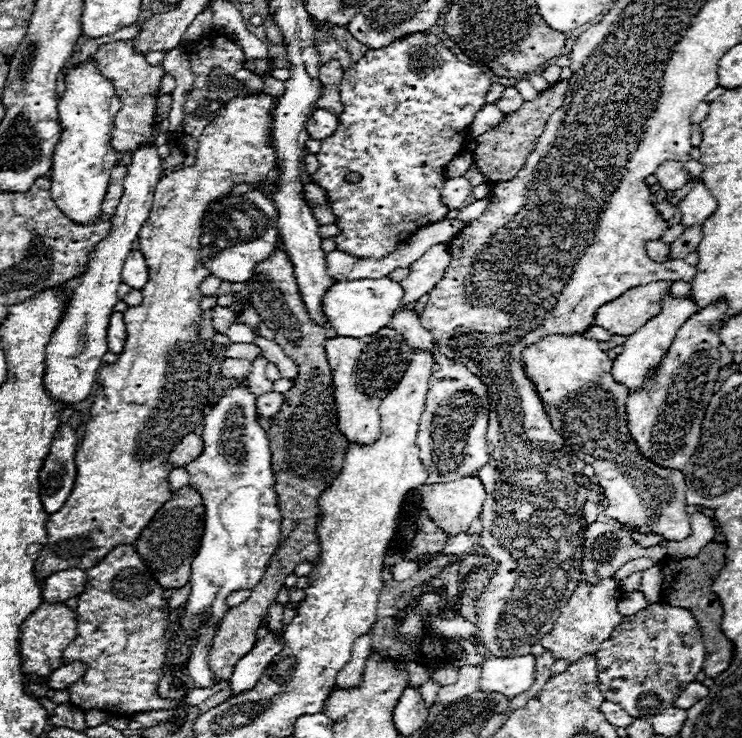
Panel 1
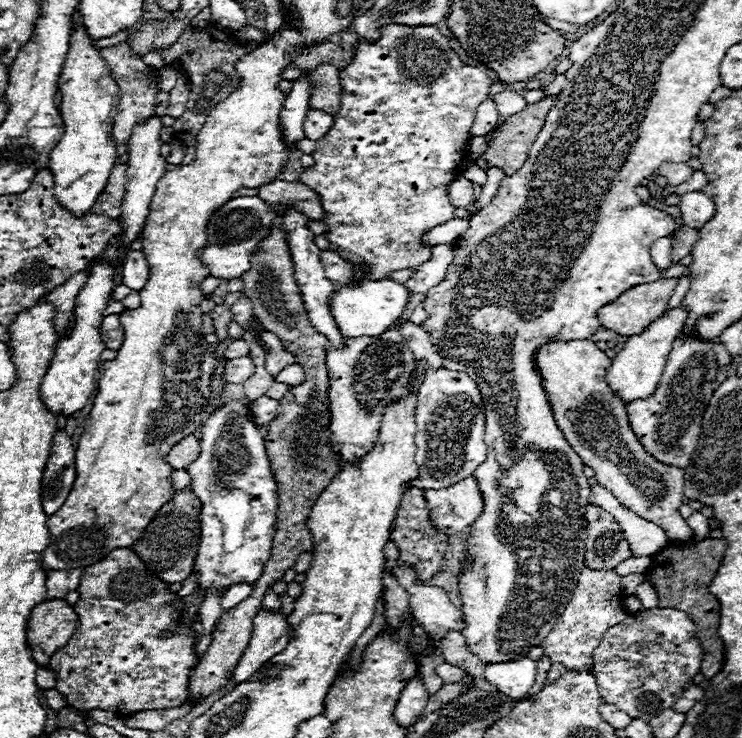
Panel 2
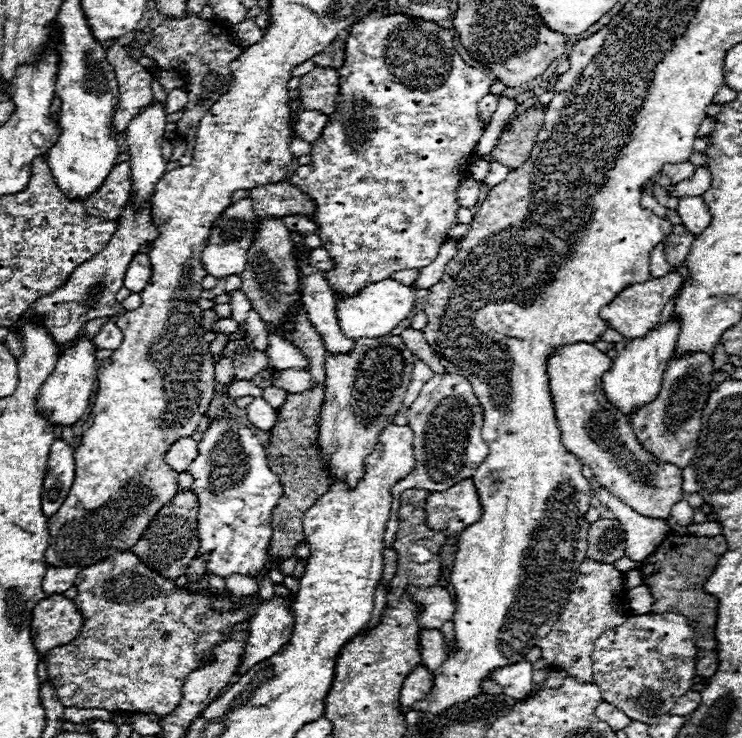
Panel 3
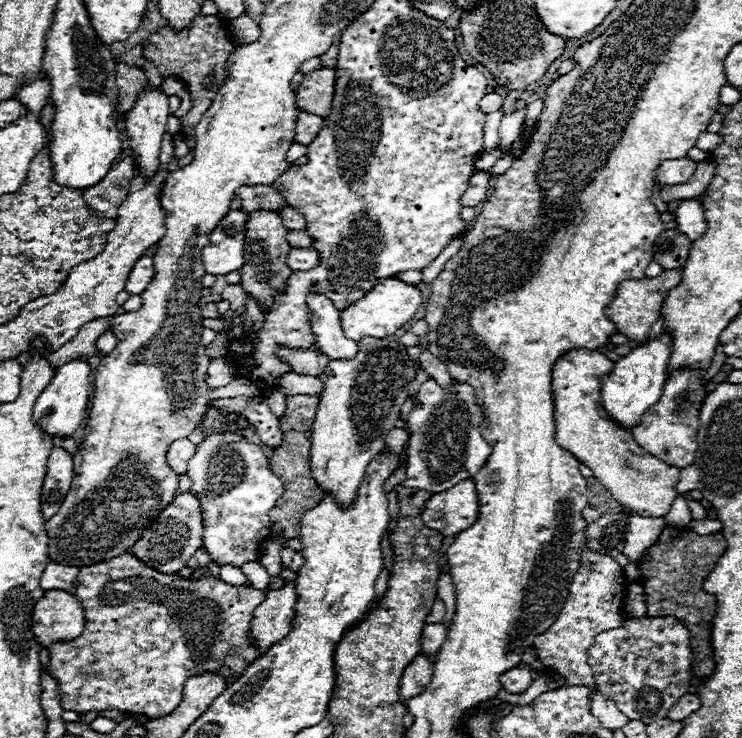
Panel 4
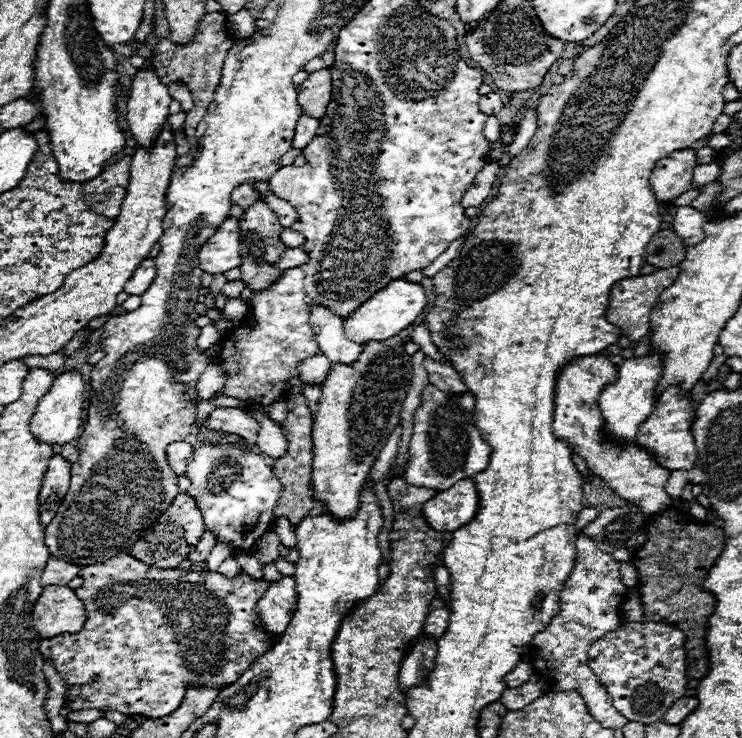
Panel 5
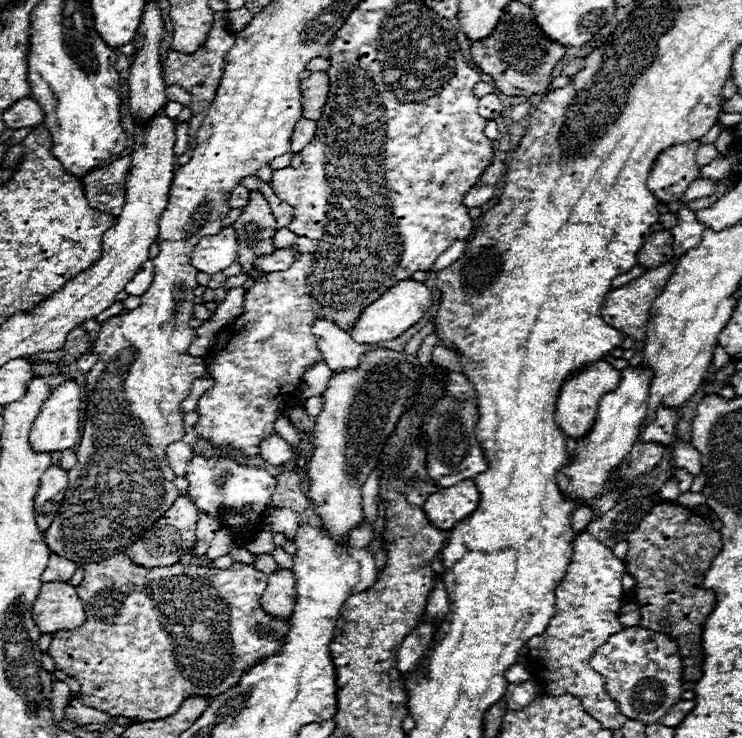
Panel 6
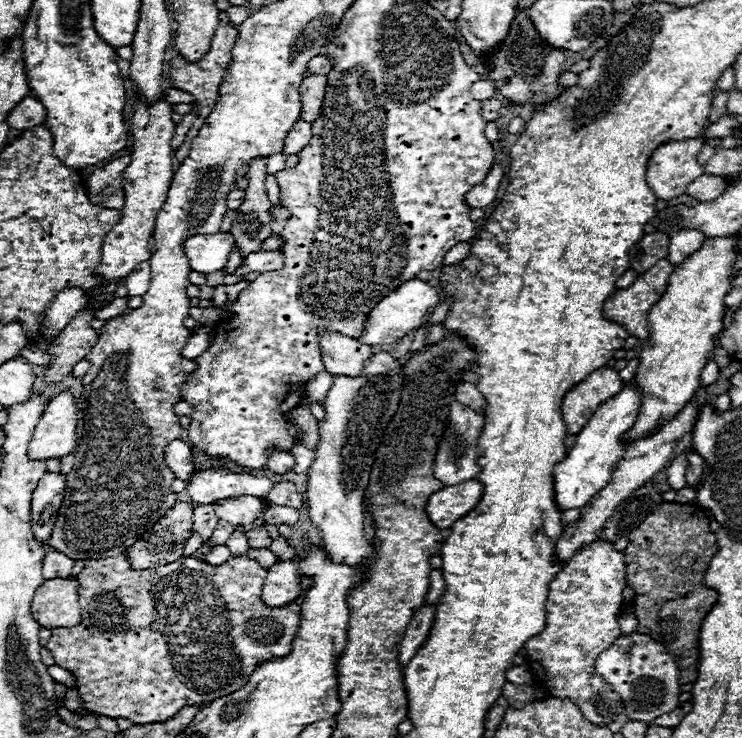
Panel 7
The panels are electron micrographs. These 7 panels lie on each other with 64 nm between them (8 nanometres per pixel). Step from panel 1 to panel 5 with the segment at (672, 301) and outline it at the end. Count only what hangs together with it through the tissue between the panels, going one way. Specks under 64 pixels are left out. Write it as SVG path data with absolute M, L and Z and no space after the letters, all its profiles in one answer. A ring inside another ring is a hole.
M648 352L638 358L636 356L626 358L624 364L616 366L618 368L616 380L610 382L600 396L600 410L604 412L604 422L606 422L604 430L608 436L620 442L634 442L640 424L650 416L656 404L656 384L662 376L662 362L664 356Z

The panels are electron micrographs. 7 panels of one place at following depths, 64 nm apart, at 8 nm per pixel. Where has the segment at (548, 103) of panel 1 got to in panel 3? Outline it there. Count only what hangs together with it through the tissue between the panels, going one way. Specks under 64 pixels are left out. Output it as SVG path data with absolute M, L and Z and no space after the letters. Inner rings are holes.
M532 106L530 110L522 112L516 118L516 122L508 124L500 132L498 144L490 152L490 160L504 164L510 170L524 164L524 160L528 158L532 144L536 142L536 136L542 128L544 110L546 110L546 106Z

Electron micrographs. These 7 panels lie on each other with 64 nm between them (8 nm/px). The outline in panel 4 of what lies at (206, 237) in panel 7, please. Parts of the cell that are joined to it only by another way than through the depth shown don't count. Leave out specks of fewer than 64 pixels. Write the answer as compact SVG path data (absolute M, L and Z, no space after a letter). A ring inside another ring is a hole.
M230 210L210 234L210 244L202 250L202 264L208 274L224 276L244 264L248 212Z

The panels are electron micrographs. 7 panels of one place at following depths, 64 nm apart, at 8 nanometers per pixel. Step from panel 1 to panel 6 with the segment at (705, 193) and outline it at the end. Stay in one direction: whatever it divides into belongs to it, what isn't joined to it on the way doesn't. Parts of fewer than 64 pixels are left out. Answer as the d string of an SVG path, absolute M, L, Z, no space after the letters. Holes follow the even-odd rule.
M682 208L678 212L678 224L672 228L672 234L676 236L676 256L682 256L686 250L698 246L702 242L704 224L698 222L696 214L688 208Z

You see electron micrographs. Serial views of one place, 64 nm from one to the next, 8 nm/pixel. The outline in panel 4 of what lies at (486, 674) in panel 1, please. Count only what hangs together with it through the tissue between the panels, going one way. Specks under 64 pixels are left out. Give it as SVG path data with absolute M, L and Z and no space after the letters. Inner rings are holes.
M526 664L514 666L514 668L510 668L508 672L504 672L500 676L500 682L502 682L502 686L504 686L506 692L510 692L510 694L522 694L522 692L526 692L526 688L532 682L530 668Z

